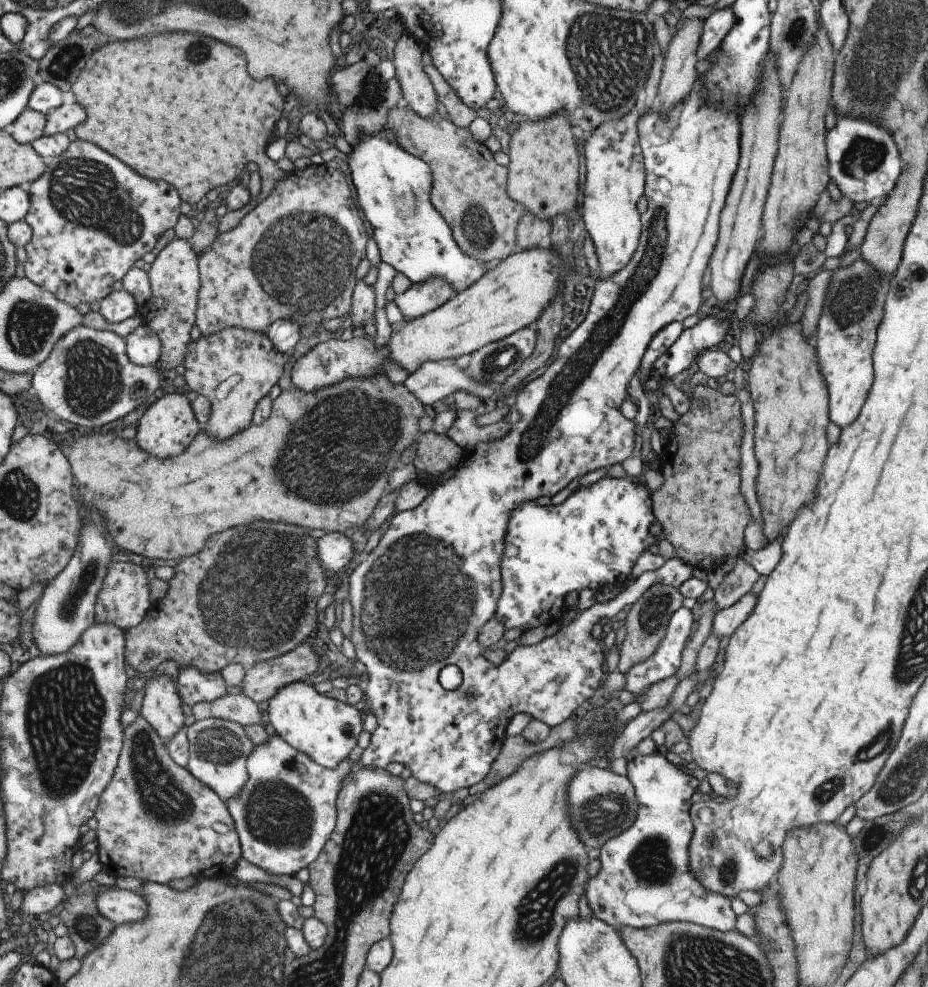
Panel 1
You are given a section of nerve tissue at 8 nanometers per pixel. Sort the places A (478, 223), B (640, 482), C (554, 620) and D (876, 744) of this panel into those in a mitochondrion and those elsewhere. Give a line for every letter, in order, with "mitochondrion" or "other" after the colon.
A: mitochondrion
B: other
C: other
D: mitochondrion

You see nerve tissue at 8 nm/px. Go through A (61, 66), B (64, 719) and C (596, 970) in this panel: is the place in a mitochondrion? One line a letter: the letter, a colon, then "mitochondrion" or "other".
A: mitochondrion
B: mitochondrion
C: other

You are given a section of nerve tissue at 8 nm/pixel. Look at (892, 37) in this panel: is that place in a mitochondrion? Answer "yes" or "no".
yes

